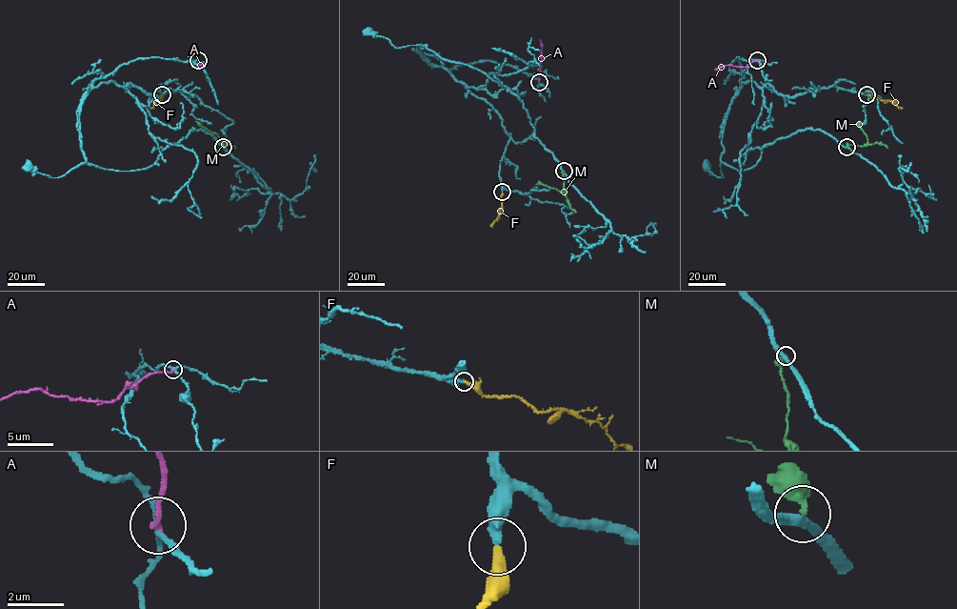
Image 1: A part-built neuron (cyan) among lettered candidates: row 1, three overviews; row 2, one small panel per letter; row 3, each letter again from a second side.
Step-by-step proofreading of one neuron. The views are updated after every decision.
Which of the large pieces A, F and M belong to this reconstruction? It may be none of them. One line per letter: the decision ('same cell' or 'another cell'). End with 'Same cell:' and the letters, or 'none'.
A: another cell
F: same cell
M: same cell
Same cell: F, M

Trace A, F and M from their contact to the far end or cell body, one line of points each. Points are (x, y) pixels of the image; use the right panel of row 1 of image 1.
A: (758, 60), (745, 67), (727, 64), (715, 70)
F: (867, 94), (894, 102), (901, 108)
M: (847, 147), (867, 144), (860, 121)

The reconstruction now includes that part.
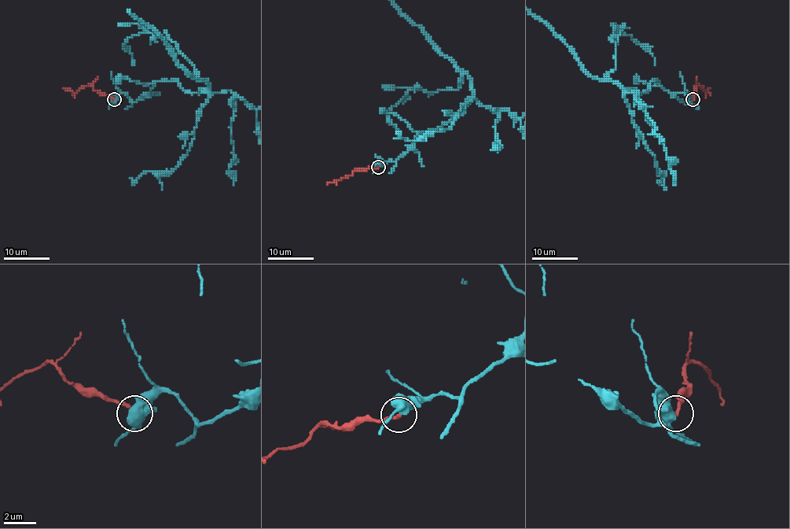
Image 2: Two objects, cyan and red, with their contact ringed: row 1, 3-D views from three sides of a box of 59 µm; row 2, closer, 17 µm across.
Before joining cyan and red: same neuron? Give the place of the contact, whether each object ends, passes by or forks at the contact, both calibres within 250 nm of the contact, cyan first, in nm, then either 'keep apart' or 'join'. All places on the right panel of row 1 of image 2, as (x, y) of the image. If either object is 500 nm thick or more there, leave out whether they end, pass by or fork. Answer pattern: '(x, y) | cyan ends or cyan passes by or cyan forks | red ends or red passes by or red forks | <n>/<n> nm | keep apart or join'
(692, 99) | cyan forks | red ends | 420/220 nm | keep apart

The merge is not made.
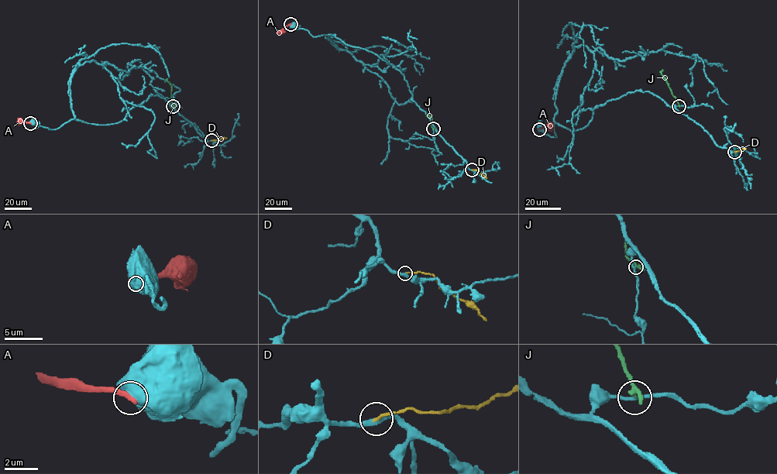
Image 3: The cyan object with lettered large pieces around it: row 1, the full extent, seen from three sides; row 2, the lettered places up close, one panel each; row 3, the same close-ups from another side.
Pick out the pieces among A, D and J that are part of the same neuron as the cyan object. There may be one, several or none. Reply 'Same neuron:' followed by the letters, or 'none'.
Same neuron: none

